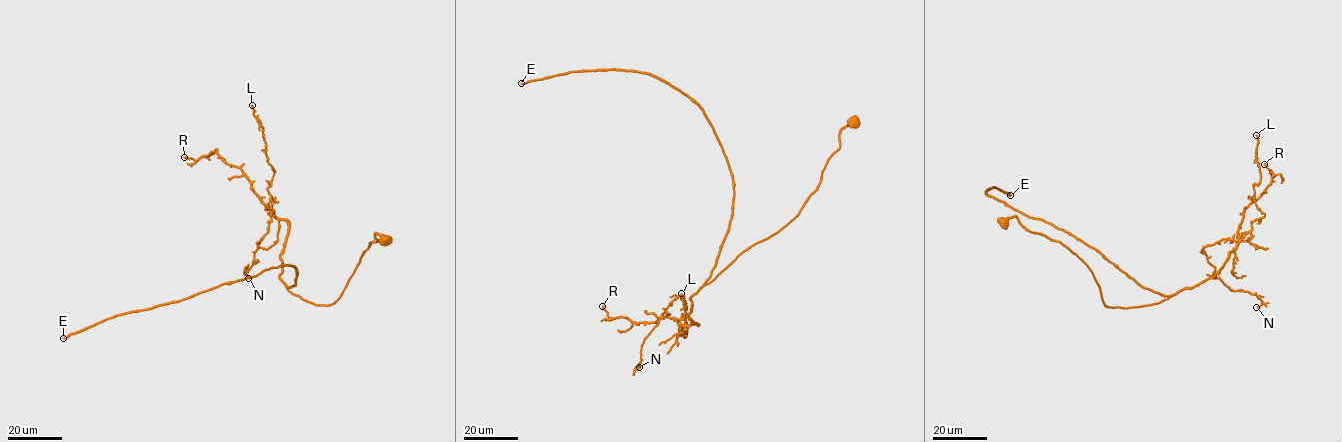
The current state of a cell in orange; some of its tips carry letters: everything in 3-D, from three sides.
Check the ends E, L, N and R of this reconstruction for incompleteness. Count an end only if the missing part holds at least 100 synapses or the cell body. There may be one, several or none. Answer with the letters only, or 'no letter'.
E

